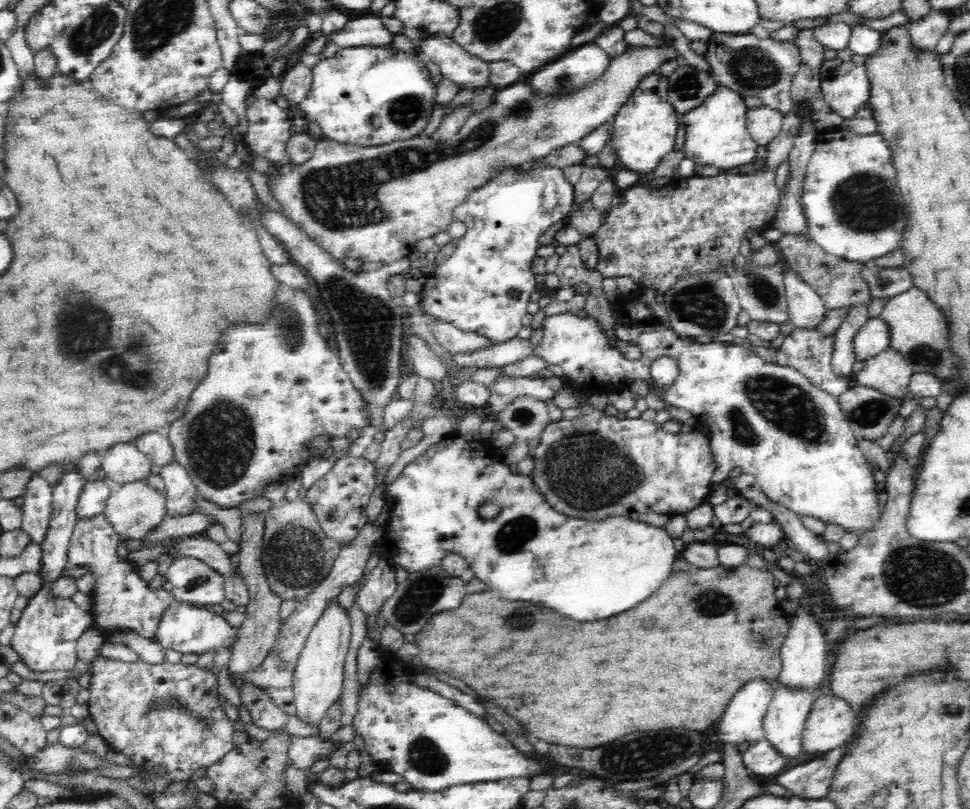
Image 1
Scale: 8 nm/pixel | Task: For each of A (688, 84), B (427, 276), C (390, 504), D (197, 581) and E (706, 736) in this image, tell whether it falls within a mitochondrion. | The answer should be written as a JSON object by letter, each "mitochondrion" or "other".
{"A":"mitochondrion","B":"other","C":"other","D":"mitochondrion","E":"other"}

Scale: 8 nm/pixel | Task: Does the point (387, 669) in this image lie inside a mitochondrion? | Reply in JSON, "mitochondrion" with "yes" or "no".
{"mitochondrion":"no"}

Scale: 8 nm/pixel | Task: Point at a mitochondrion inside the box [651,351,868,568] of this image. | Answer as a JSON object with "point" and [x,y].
{"point":[790,407]}

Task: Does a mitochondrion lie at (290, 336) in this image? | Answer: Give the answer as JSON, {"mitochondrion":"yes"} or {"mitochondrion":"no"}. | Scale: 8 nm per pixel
{"mitochondrion":"yes"}

